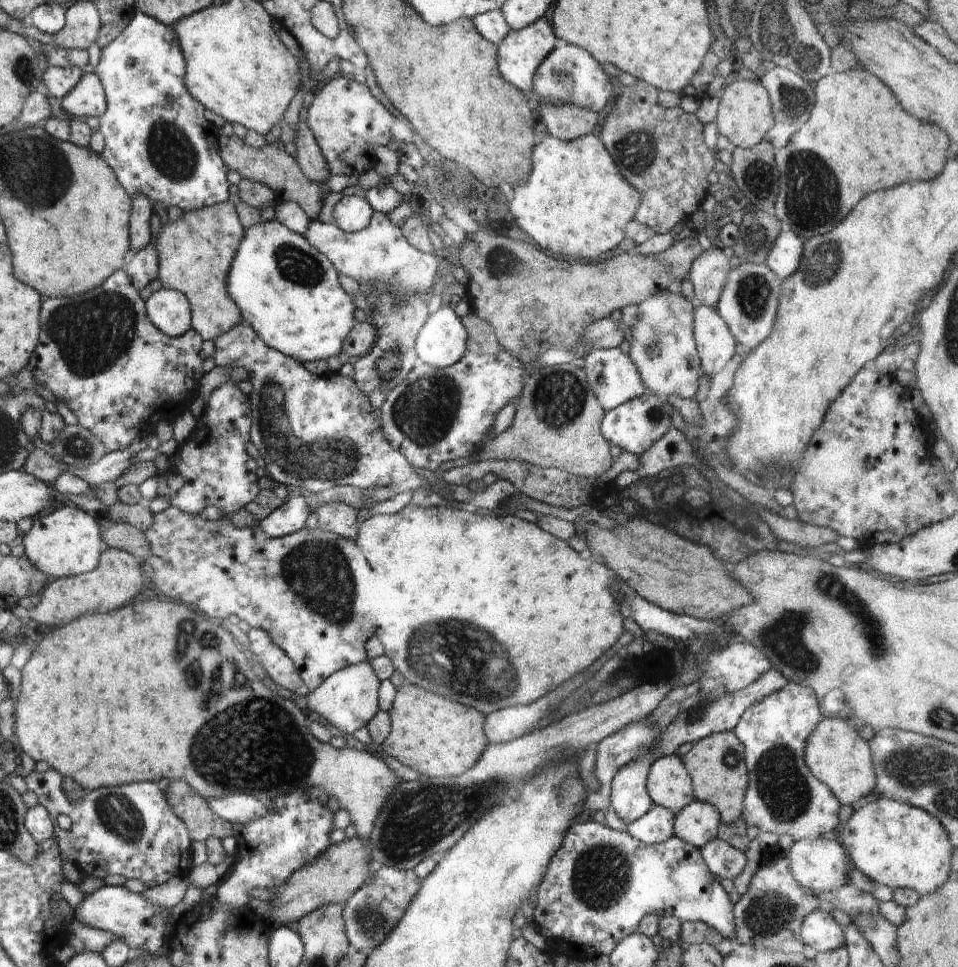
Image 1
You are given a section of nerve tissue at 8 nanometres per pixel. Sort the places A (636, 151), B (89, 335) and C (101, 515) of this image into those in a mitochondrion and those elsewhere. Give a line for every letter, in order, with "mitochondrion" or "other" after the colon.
A: mitochondrion
B: mitochondrion
C: other

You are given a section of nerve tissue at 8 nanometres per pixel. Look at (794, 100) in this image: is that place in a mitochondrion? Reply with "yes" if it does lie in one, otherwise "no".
yes

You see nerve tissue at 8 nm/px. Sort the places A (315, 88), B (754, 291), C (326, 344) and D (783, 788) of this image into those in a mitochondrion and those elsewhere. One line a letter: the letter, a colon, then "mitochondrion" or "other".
A: other
B: mitochondrion
C: other
D: mitochondrion

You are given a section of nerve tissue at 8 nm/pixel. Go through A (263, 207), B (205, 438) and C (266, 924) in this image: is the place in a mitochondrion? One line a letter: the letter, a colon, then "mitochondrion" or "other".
A: other
B: other
C: other

